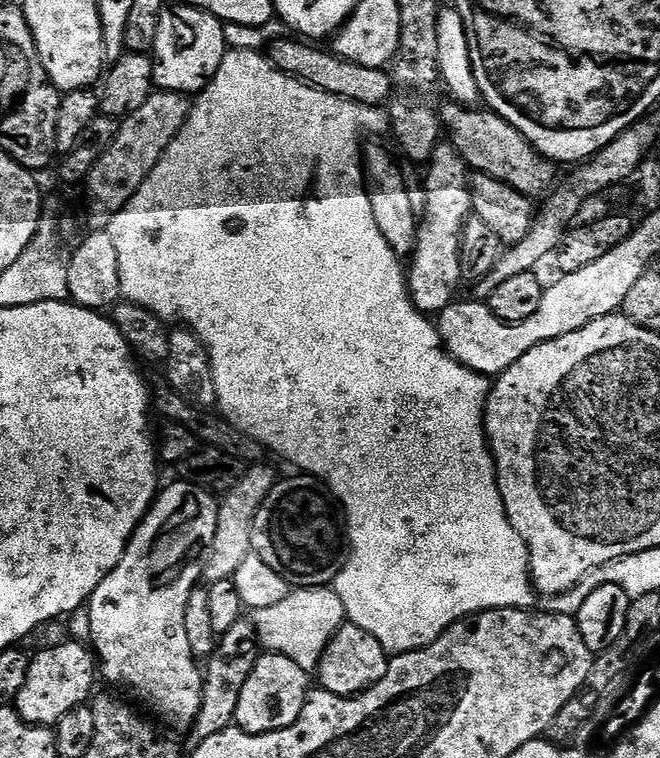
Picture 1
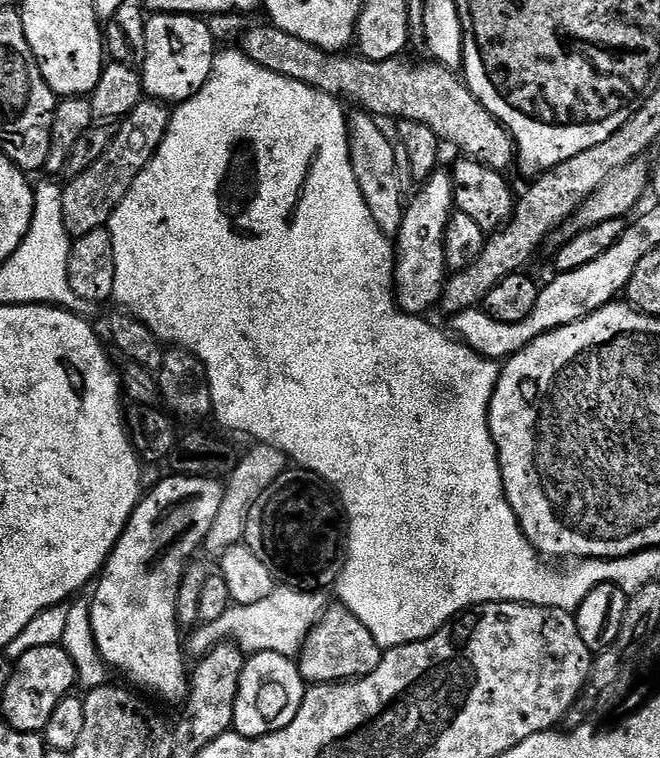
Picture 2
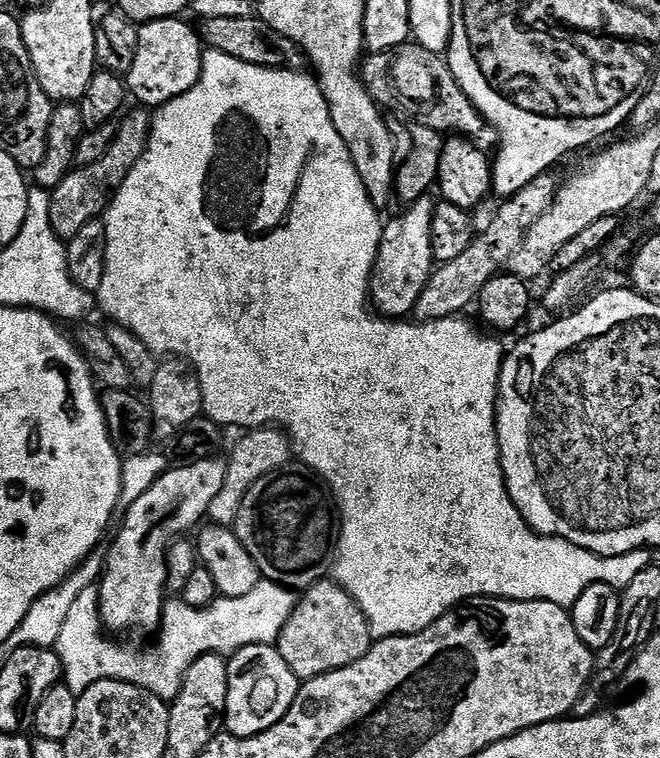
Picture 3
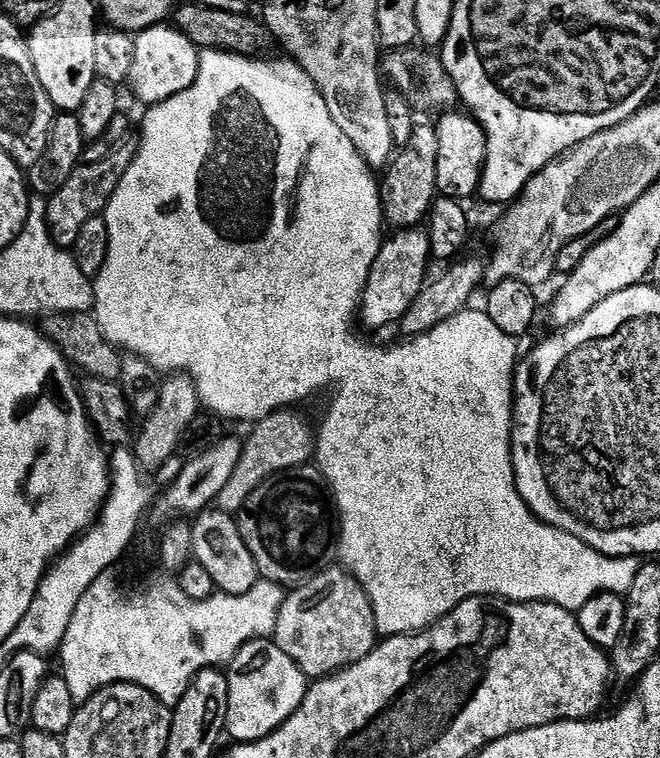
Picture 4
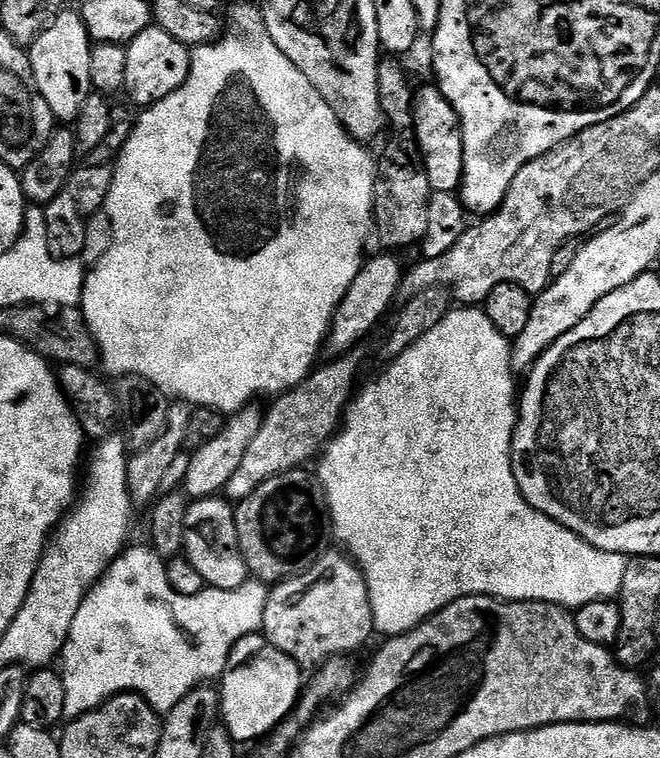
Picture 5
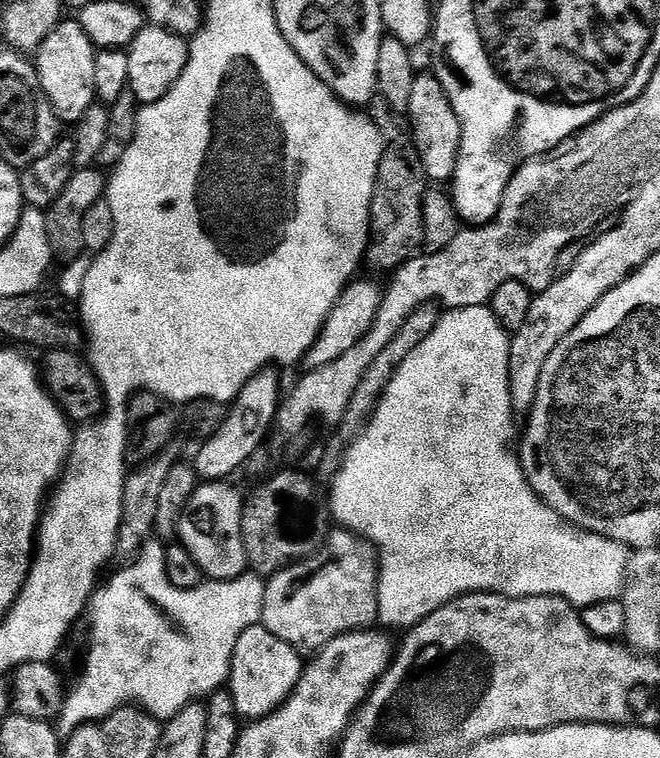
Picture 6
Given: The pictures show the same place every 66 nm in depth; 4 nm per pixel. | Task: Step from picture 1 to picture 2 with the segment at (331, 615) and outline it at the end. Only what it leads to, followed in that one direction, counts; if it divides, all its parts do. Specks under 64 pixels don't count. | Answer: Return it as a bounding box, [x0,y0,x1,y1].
[192,586,322,658]

